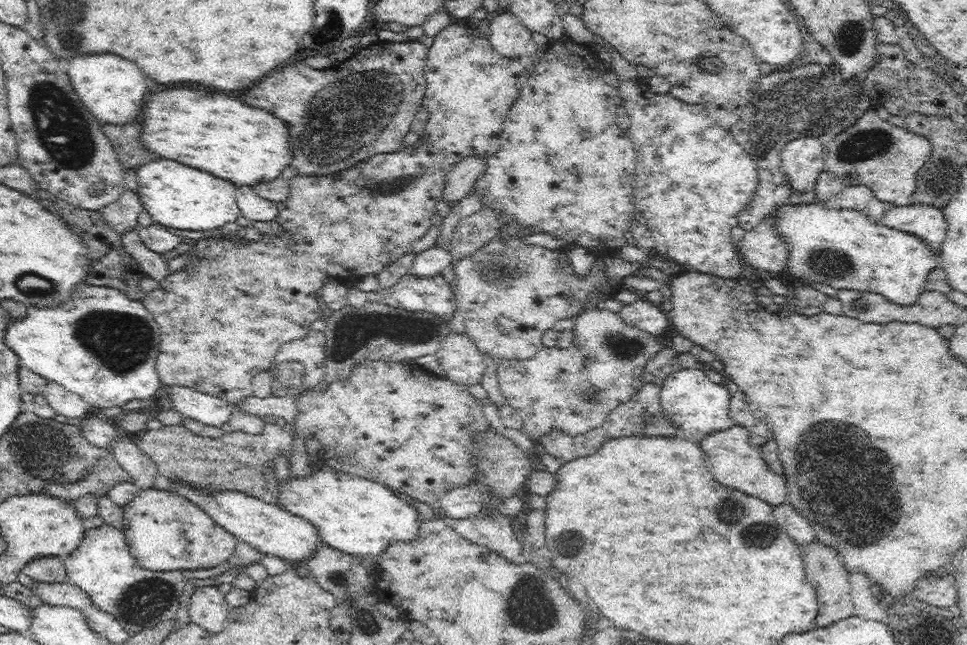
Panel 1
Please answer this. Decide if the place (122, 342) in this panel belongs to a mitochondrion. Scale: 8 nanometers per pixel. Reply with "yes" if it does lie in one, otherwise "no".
yes

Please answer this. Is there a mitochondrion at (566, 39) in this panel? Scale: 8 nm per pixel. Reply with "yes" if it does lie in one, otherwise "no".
no

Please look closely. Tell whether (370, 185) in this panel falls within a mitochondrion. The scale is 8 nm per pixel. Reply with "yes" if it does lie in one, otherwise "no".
yes

